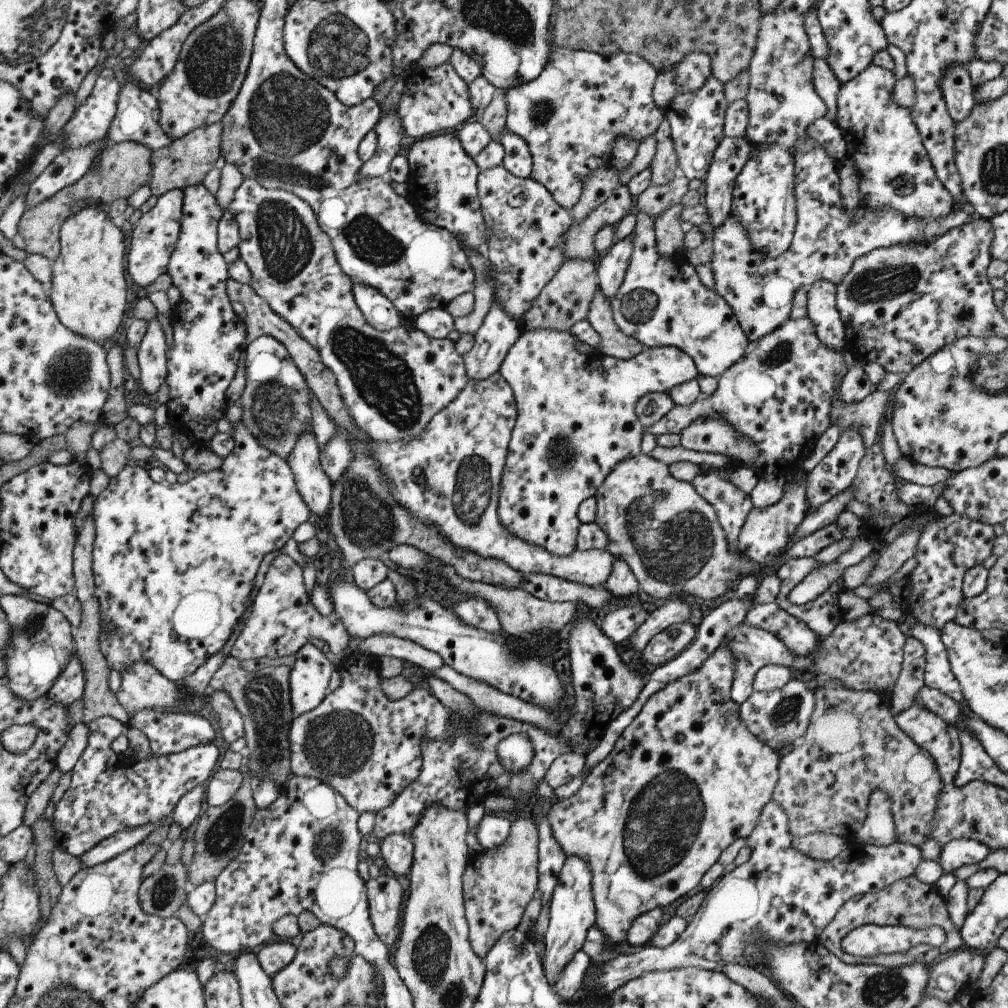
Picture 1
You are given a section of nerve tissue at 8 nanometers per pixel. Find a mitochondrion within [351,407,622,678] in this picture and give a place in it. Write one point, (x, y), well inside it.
(471, 490)

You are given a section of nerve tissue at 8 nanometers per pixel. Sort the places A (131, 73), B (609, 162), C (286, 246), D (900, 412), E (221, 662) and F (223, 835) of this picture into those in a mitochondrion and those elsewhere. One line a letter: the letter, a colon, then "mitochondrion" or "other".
A: other
B: other
C: mitochondrion
D: other
E: other
F: mitochondrion

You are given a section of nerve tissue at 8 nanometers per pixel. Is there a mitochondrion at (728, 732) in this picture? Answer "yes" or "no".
no

